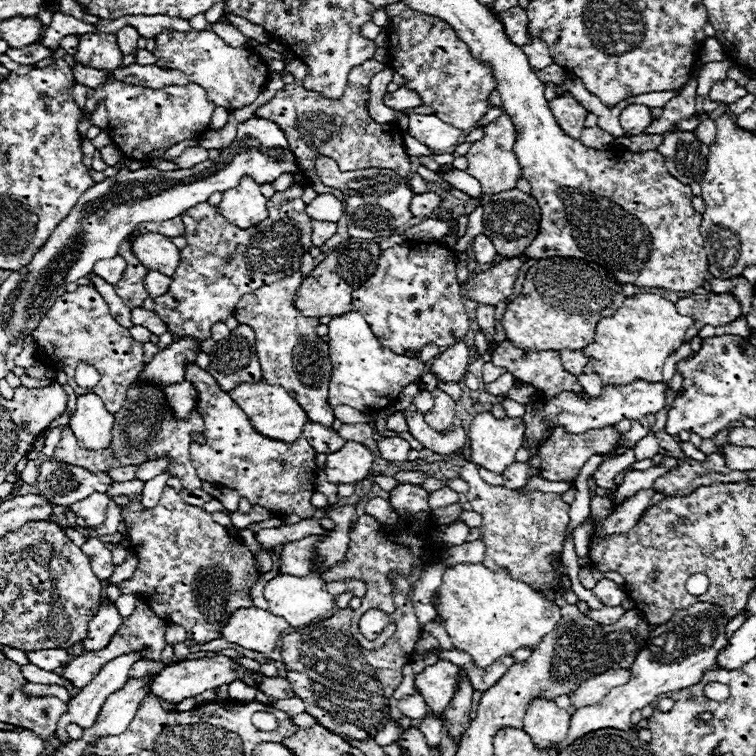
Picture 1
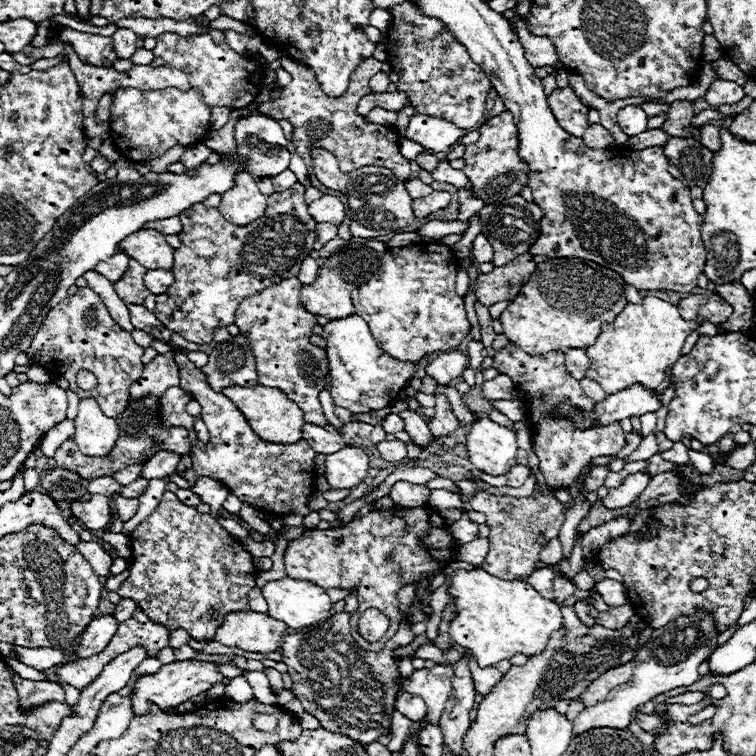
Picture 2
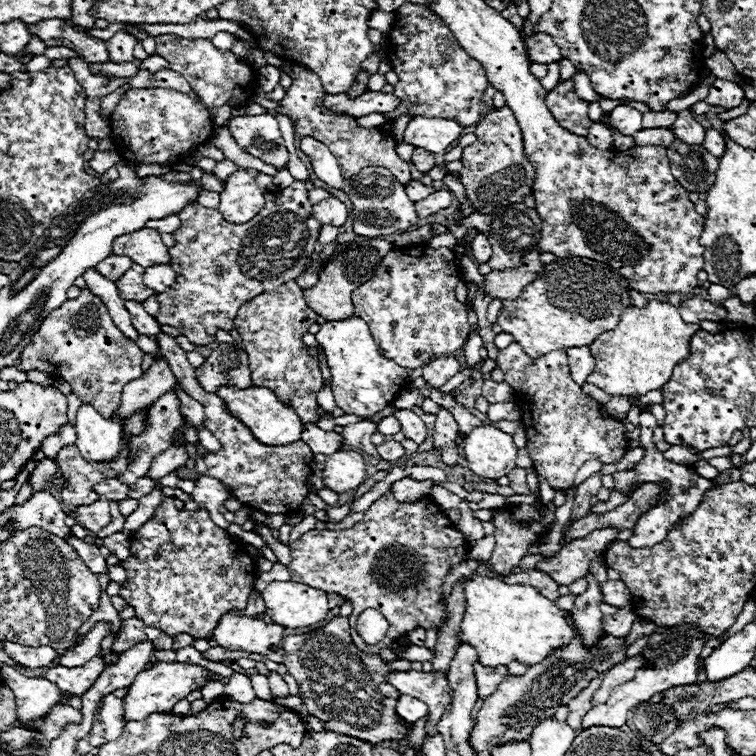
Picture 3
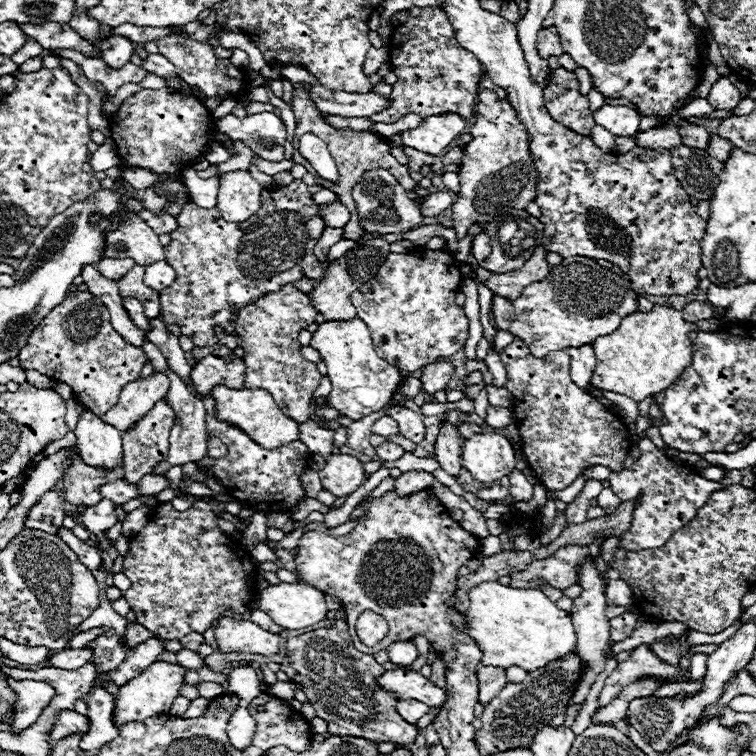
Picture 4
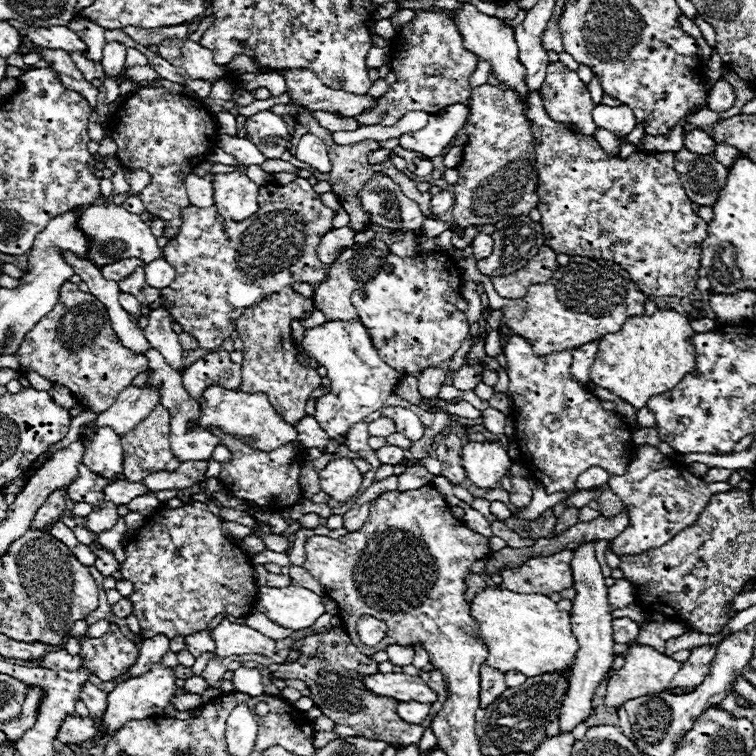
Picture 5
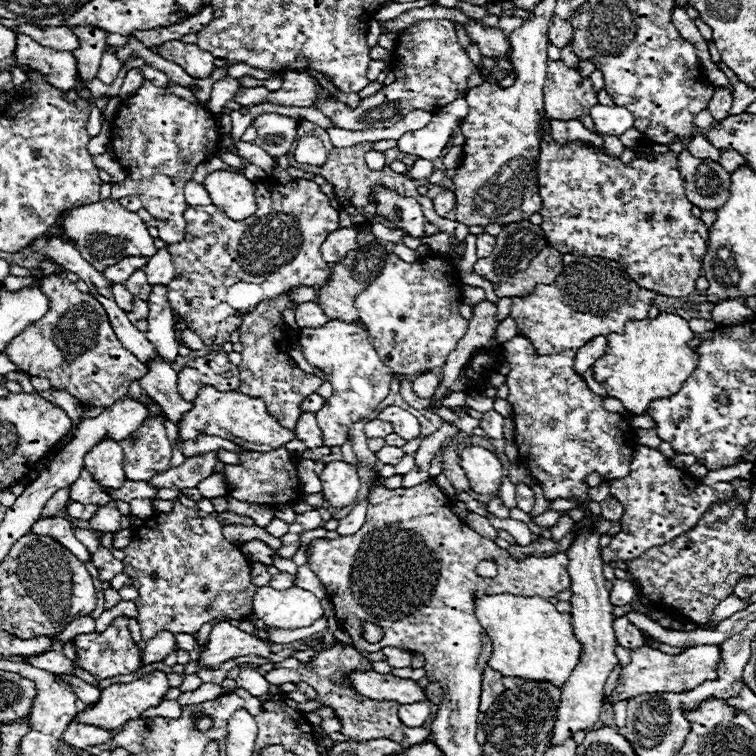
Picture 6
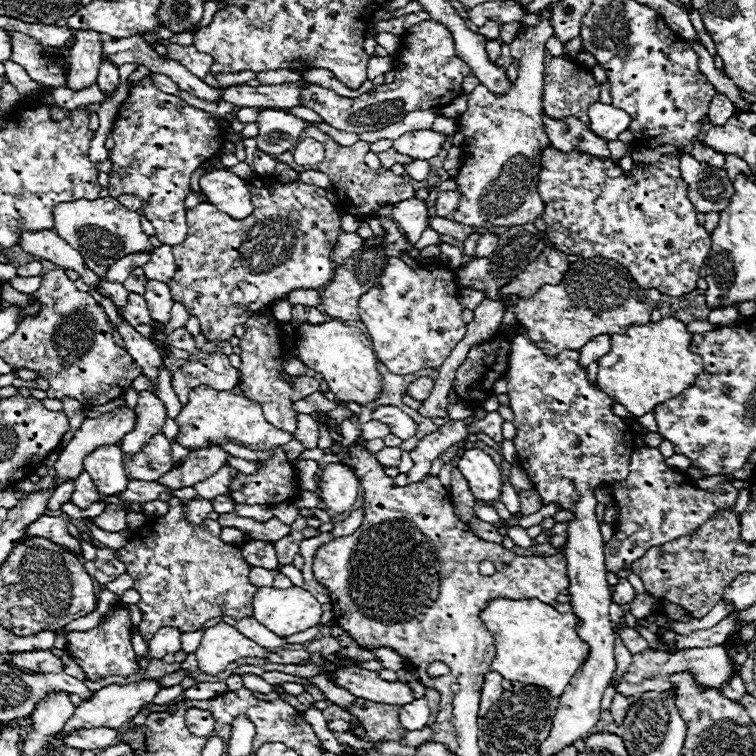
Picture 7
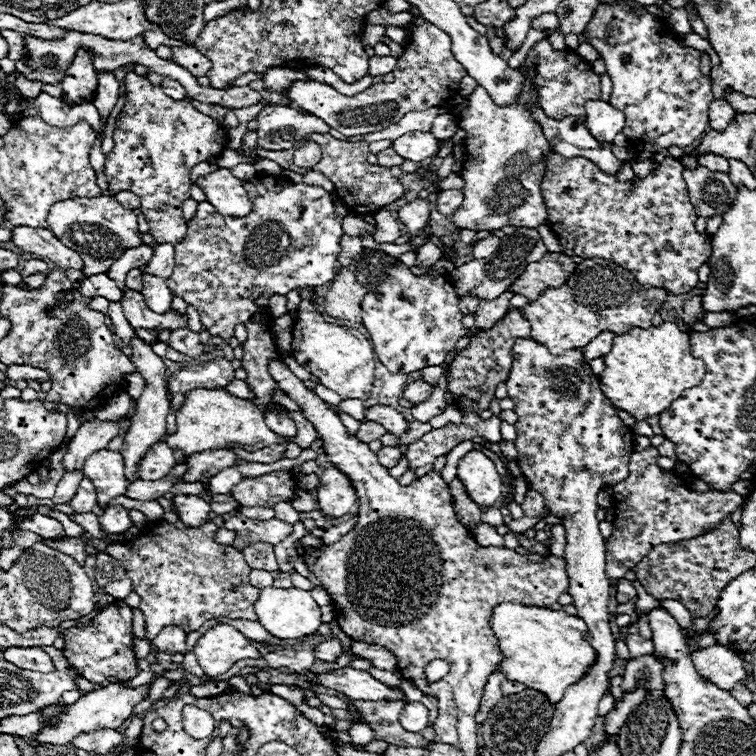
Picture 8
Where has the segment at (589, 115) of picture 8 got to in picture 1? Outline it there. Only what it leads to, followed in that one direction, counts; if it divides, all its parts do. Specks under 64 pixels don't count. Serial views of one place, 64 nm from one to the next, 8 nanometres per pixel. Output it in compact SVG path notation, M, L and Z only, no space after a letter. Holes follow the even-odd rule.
M630 104L620 114L622 128L632 136L642 134L646 130L646 126L650 126L650 122L652 122L650 110L648 110L648 106L642 106L642 104Z

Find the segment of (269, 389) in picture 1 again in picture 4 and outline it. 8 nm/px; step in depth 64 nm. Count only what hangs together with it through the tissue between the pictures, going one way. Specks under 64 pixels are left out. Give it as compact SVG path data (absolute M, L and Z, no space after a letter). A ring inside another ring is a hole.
M214 386L210 390L210 396L214 398L216 402L216 418L220 422L226 422L230 426L236 426L240 430L244 430L244 434L250 434L250 438L266 448L266 450L272 450L272 448L280 448L280 446L286 446L294 440L298 440L298 422L292 422L288 416L284 416L278 408L278 404L272 400L272 396L266 392L266 390L232 390L232 388L226 388L226 386Z

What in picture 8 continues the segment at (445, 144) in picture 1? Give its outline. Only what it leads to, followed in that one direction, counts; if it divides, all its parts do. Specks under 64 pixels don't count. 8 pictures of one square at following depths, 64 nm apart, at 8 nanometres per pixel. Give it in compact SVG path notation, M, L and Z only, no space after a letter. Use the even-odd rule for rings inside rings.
M408 132L392 142L398 156L412 162L424 162L438 152L438 138L428 132Z

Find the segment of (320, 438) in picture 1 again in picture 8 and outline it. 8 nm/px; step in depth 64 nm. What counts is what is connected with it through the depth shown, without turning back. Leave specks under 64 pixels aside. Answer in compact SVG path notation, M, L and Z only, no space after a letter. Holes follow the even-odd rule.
M288 412L290 418L294 418L294 424L298 428L298 434L294 436L294 442L300 446L300 448L310 448L310 444L318 438L314 426L310 422L306 422L306 418L300 414L300 412Z

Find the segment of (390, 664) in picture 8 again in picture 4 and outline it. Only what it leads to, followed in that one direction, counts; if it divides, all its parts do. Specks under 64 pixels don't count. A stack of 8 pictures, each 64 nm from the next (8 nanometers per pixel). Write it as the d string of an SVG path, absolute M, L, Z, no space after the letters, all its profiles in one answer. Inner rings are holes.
M396 642L396 644L390 644L386 648L388 656L390 656L390 662L392 664L400 664L400 666L406 666L406 664L412 664L418 656L418 650L414 648L412 642Z

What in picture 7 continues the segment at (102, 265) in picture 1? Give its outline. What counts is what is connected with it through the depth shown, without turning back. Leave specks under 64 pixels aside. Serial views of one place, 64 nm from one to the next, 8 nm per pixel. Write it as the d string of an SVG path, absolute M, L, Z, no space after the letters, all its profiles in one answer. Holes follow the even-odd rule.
M150 252L126 254L114 266L110 266L110 270L106 272L106 278L110 278L110 282L124 282L130 276L130 270L144 266L148 260L150 260Z

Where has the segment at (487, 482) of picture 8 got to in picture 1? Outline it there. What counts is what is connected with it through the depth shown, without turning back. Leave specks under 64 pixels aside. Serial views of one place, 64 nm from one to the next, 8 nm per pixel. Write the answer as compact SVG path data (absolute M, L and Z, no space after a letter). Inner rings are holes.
M490 412L474 416L468 432L470 460L476 466L502 474L516 462L514 454L522 446L524 430L522 418L496 420Z

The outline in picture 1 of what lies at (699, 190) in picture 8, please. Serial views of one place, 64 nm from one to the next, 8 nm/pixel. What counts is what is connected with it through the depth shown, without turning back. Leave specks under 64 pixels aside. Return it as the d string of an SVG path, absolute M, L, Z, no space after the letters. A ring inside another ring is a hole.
M692 132L664 134L664 142L658 146L658 152L666 158L668 172L680 182L702 182L710 150Z

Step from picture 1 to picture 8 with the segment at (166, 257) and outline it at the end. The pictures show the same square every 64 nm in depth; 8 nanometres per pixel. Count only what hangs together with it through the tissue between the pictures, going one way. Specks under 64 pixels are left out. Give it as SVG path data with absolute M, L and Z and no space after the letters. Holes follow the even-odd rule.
M96 196L96 198L68 198L54 202L48 216L48 230L62 240L70 250L78 252L84 260L84 276L106 272L114 260L120 258L122 250L130 246L142 244L140 230L136 222L136 214L122 204L118 204L112 196Z

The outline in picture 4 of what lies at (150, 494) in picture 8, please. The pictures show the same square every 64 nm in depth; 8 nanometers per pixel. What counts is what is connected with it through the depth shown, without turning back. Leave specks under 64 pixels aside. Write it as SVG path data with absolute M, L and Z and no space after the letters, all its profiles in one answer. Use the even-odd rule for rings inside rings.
M126 480L108 482L106 486L100 488L100 494L102 494L102 498L112 500L116 506L122 506L128 500L138 496L138 486L130 486L130 482L126 482Z

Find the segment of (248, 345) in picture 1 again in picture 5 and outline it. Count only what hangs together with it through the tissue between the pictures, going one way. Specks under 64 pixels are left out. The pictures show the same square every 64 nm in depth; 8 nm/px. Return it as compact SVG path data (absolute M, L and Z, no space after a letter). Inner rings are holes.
M214 350L196 360L182 372L182 386L190 398L198 400L208 386L222 386L226 390L240 388L240 364L230 360L230 352Z

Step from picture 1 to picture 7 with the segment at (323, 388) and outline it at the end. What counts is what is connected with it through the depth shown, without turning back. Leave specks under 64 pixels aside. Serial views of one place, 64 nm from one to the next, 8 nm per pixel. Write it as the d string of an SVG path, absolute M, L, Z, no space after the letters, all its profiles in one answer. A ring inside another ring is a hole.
M264 306L262 310L258 310L256 314L252 314L246 322L244 322L246 334L240 338L240 348L242 348L242 392L246 398L258 402L264 410L264 418L276 426L282 432L294 434L296 432L296 412L292 410L292 402L316 392L320 388L318 380L310 378L310 376L298 376L292 378L294 386L290 386L288 382L284 382L278 374L278 370L282 370L282 342L280 342L280 328L278 328L278 320L272 316L270 306Z

